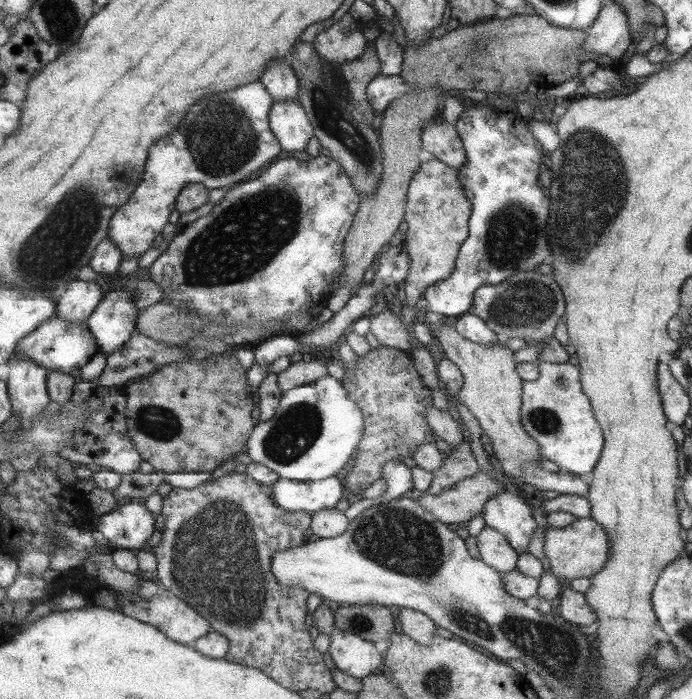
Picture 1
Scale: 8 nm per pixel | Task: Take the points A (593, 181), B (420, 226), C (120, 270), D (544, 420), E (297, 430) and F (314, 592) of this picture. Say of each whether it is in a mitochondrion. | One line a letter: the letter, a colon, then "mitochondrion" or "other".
A: mitochondrion
B: other
C: other
D: mitochondrion
E: mitochondrion
F: other

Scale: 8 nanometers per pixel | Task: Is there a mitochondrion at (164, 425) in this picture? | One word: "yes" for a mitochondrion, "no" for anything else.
yes

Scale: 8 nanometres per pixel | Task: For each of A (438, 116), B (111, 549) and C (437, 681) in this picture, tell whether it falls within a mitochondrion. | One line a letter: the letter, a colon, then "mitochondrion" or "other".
A: other
B: other
C: mitochondrion

